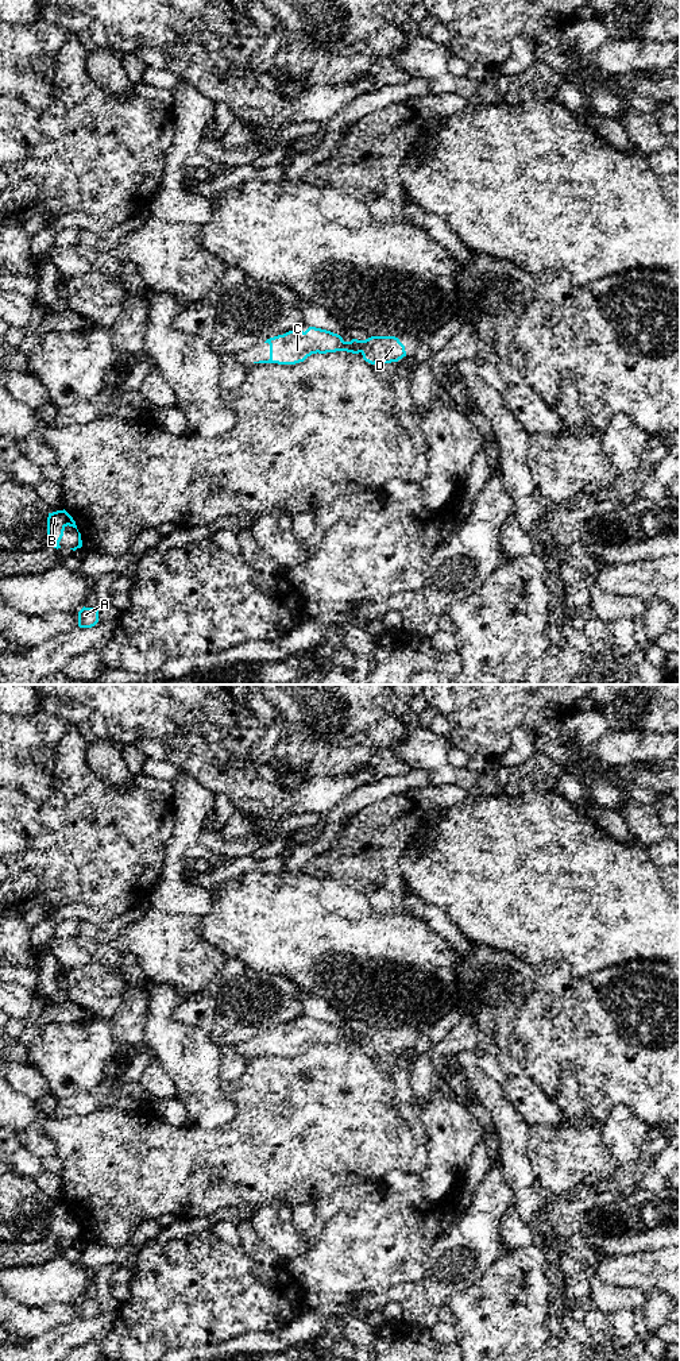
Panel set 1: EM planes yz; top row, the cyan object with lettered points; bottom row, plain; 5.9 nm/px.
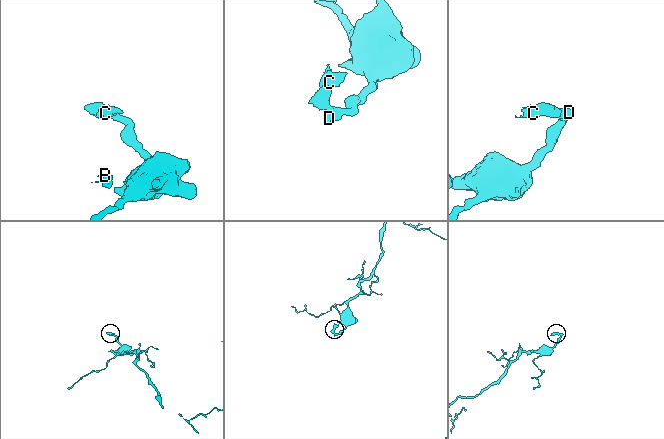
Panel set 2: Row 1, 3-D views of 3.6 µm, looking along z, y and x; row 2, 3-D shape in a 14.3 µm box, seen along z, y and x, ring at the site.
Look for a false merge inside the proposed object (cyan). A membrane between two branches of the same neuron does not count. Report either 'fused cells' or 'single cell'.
fused cells

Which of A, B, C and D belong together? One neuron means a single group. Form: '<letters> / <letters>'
A B D / C

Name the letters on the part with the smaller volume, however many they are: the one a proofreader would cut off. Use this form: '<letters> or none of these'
C

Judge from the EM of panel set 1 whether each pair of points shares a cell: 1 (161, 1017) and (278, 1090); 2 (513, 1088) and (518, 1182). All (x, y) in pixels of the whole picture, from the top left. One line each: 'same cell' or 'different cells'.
1: different cells
2: different cells

